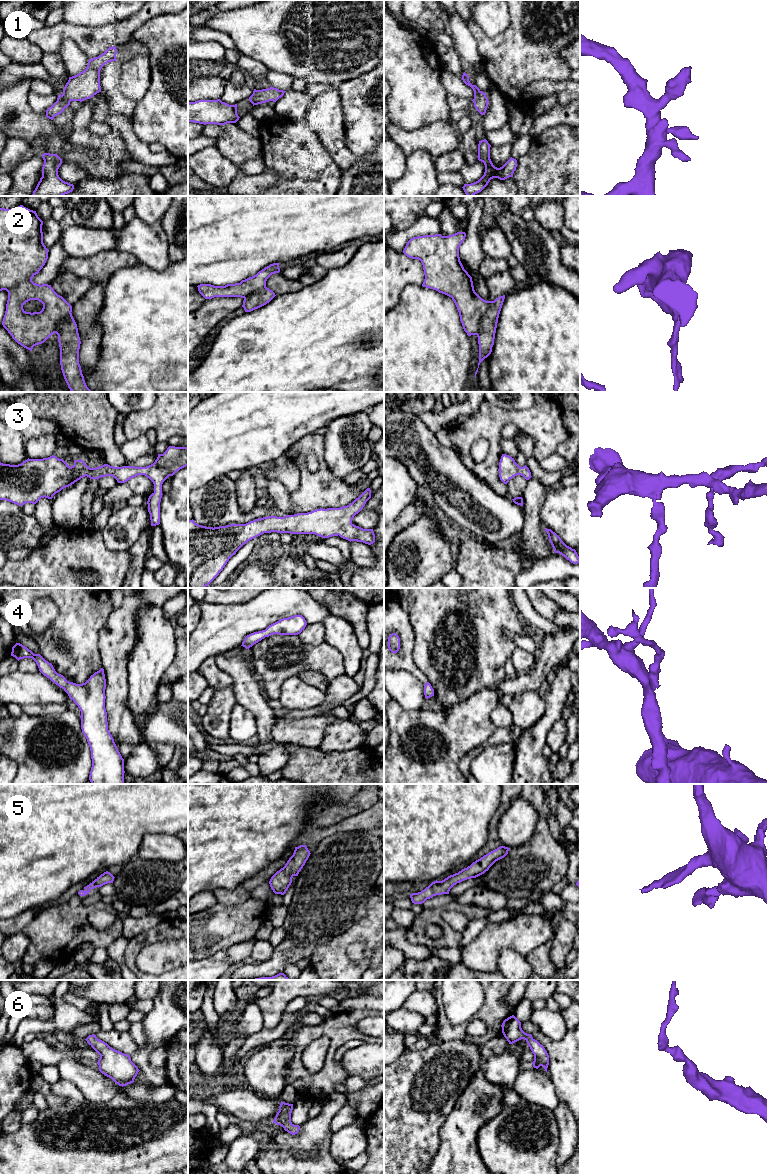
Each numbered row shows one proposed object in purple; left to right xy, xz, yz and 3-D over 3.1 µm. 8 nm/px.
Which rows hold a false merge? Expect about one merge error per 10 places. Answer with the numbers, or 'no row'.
2

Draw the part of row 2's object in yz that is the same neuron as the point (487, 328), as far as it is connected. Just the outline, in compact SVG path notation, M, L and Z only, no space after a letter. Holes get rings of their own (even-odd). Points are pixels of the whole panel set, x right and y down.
M505 295L496 298L494 301L488 301L487 310L485 311L485 313L483 314L483 316L481 318L481 322L480 322L480 325L479 325L479 331L477 333L478 344L479 344L478 368L479 368L480 363L485 358L487 358L492 352L492 347L494 345L494 339L495 339L495 333L496 333L498 318L499 318L499 314L500 314L504 299L505 299ZM478 368L475 372L475 378L476 378L476 374L478 372Z

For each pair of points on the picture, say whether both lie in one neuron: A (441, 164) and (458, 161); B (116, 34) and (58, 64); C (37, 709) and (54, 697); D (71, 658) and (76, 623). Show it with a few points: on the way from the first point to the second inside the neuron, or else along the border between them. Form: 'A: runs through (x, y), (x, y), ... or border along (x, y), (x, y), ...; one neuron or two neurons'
A: runs through (445, 163), (454, 161); one neuron
B: border along (44, 53), (58, 54); two neurons
C: border along (65, 703), (24, 704), (22, 706); two neurons
D: runs through (71, 649), (71, 641), (75, 632); one neuron

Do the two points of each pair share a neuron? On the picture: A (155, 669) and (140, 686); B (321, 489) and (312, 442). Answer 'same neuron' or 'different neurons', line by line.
A: same neuron
B: same neuron

